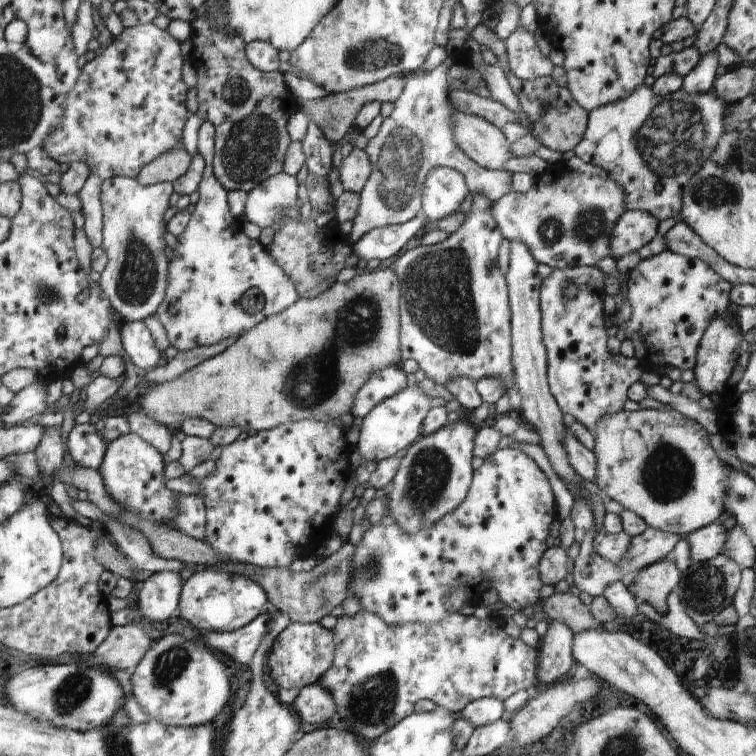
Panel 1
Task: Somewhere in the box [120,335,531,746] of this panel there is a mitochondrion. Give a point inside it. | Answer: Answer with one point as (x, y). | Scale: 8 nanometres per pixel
(430, 472)

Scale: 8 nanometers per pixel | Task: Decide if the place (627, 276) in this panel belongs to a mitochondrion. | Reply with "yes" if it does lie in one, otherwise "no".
no

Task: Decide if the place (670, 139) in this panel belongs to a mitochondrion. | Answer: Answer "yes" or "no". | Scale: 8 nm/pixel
yes

